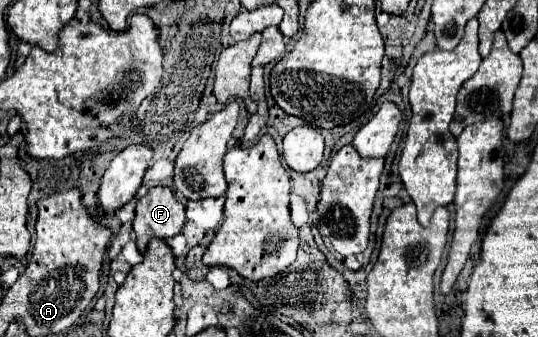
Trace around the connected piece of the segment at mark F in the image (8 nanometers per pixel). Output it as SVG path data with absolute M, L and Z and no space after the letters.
M154 186L136 202L134 234L140 252L146 252L150 238L168 238L182 230L186 222L184 204L166 186Z

